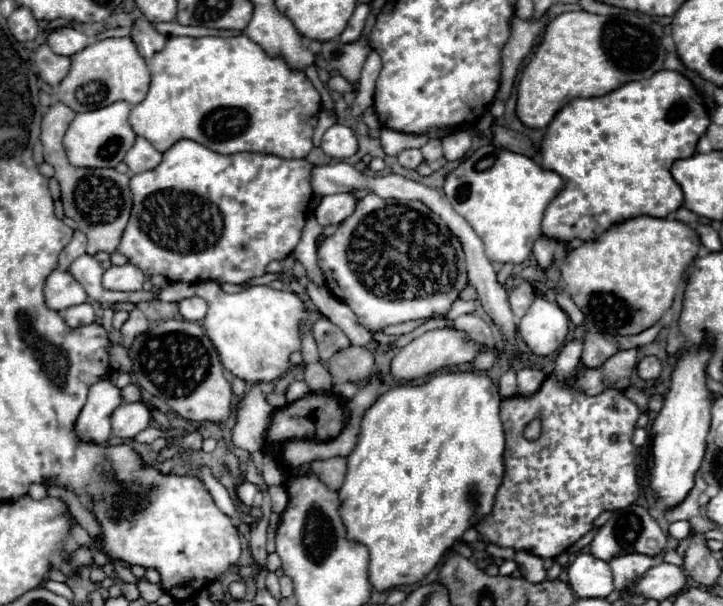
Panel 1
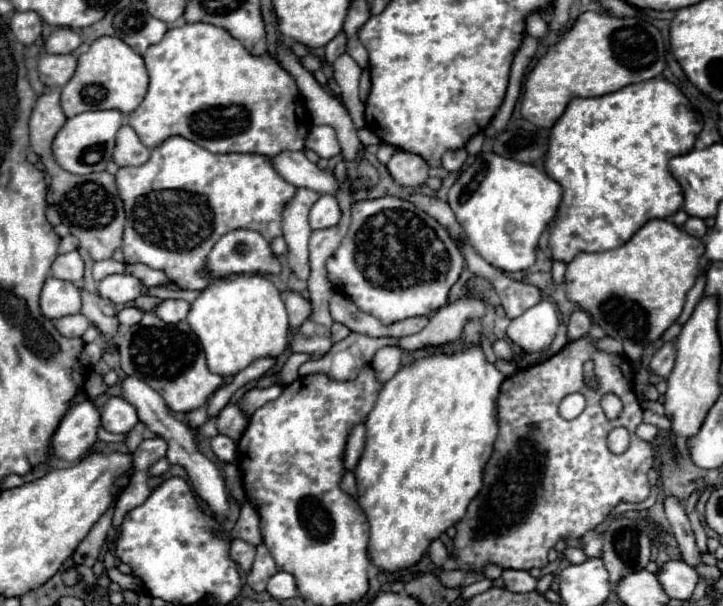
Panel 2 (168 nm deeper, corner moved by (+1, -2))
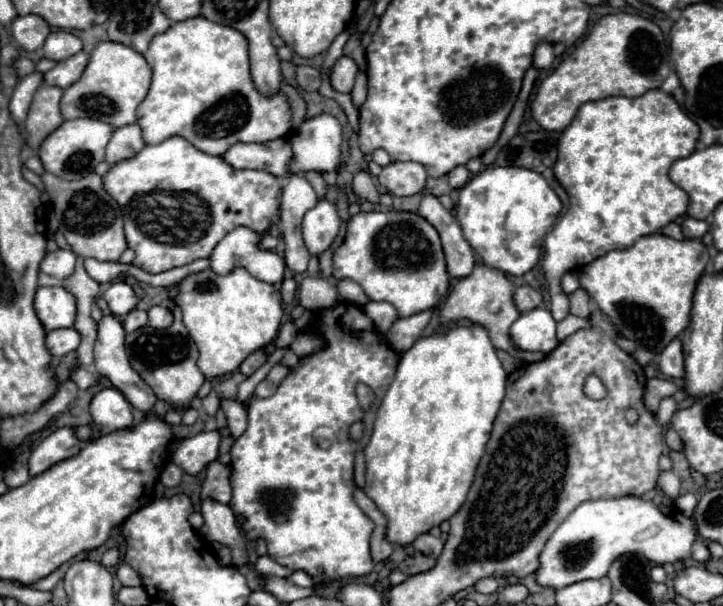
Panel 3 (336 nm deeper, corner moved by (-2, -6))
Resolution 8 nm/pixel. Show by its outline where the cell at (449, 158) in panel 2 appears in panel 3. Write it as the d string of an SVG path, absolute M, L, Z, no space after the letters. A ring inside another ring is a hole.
M456 166L456 168L448 174L448 182L450 182L452 188L462 188L464 182L468 182L468 178L470 178L470 172L468 172L466 166Z

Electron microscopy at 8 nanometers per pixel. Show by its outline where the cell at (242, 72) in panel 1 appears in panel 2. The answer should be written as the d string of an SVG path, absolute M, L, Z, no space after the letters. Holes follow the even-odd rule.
M193 22L167 30L159 44L147 48L143 58L149 72L149 92L127 116L127 124L133 126L147 148L159 146L169 136L183 136L209 152L221 154L251 152L275 156L283 150L303 150L309 120L299 112L297 84L269 54L253 56L227 30L205 22Z

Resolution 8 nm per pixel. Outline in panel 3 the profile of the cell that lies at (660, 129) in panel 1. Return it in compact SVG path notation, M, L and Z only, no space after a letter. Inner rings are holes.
M650 90L638 98L610 96L580 106L570 126L558 138L558 160L554 164L554 176L566 190L570 208L562 218L558 218L544 240L544 270L548 278L548 292L552 296L550 312L556 322L562 322L568 316L570 306L568 296L560 290L560 276L564 272L574 272L610 250L626 250L640 236L654 234L686 214L688 194L668 178L668 170L676 158L686 158L694 152L698 136L698 124L692 122L688 113L678 106L672 94L662 90Z

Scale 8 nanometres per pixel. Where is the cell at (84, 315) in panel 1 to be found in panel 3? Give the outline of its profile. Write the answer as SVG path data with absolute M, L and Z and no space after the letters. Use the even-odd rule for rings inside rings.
M58 328L58 330L50 330L46 336L46 346L48 350L60 358L68 352L74 352L80 346L80 332L76 328Z

